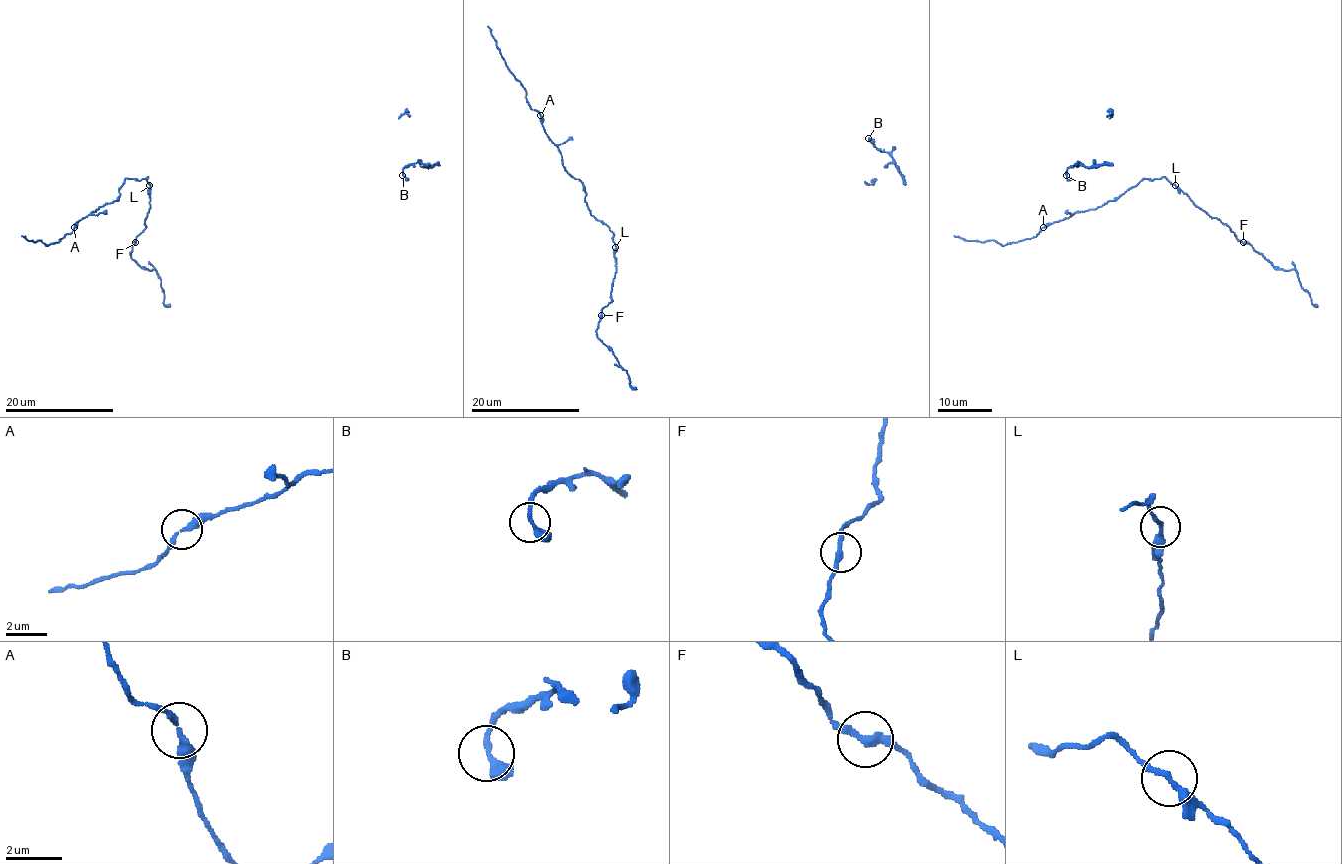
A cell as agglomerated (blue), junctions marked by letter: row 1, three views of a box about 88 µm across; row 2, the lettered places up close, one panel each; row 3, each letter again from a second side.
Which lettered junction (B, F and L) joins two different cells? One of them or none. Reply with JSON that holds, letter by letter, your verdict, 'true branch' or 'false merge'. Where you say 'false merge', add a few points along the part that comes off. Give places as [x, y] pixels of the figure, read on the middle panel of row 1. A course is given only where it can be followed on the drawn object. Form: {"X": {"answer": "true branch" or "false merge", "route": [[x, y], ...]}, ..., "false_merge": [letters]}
{"B": {"answer": "true branch"}, "F": {"answer": "true branch"}, "L": {"answer": "true branch"}, "false_merge": []}

